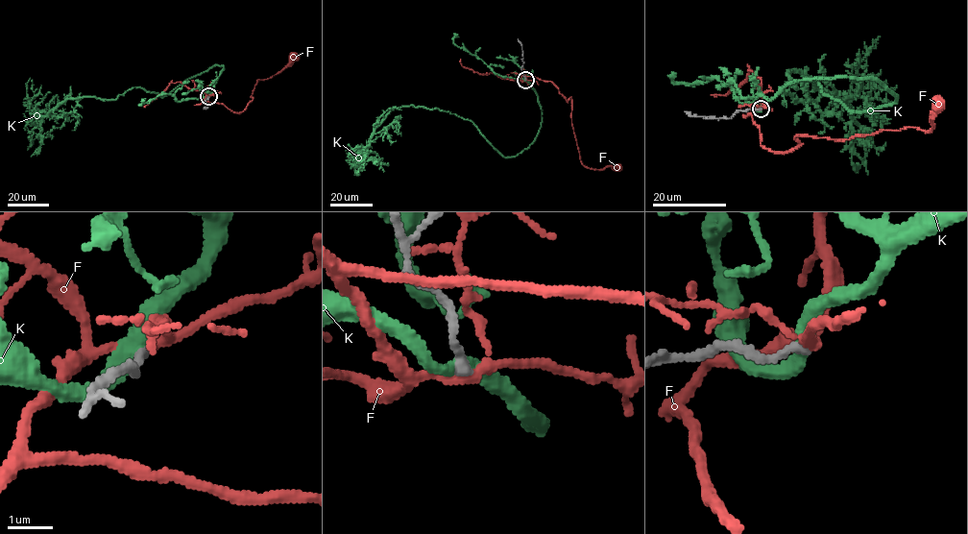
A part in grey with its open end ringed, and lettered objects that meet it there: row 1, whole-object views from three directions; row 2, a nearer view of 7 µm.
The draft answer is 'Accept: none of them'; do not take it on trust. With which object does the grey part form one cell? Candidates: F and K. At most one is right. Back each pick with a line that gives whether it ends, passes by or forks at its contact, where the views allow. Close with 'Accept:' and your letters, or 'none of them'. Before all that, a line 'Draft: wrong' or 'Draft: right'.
Draft: right
Accept: none of them

